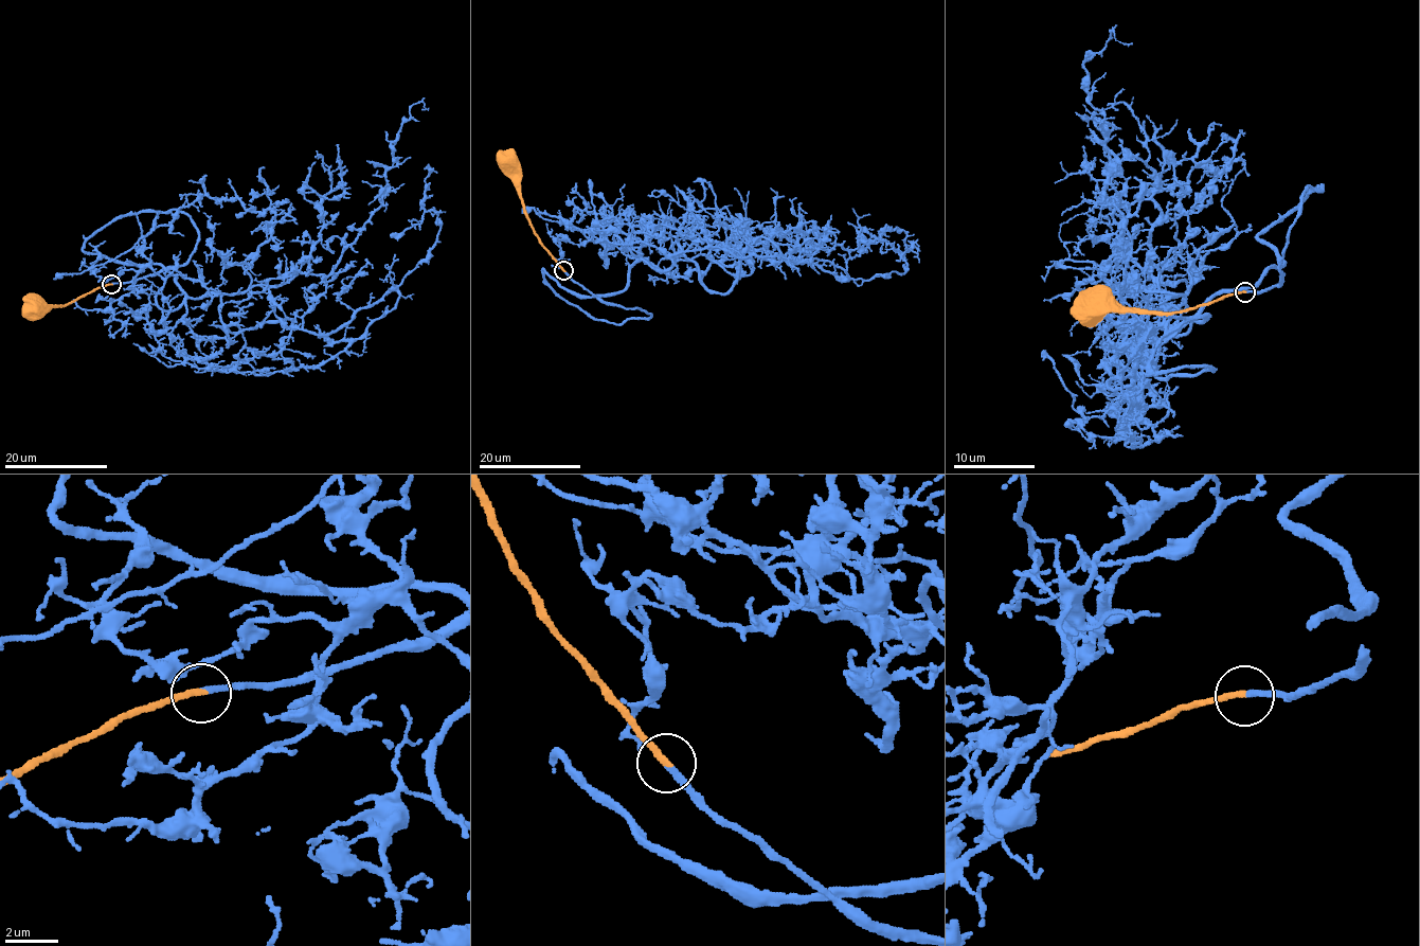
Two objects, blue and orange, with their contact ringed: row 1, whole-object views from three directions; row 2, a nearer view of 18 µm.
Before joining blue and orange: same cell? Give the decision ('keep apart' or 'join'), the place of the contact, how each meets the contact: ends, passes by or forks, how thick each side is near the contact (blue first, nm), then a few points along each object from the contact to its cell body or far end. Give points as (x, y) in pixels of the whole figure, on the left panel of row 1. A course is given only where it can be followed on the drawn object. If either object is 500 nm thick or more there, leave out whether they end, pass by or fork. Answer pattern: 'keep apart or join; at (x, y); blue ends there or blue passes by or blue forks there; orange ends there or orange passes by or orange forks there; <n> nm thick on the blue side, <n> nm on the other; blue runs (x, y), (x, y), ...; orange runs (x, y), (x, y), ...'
join; at (111, 284); blue ends there; orange ends there; 220 nm thick on the blue side, 220 nm on the other; blue runs (111, 284), (187, 261), (177, 210), (83, 250), (232, 332), (398, 296), (317, 366), (148, 343); orange runs (111, 284), (73, 302), (37, 308)

